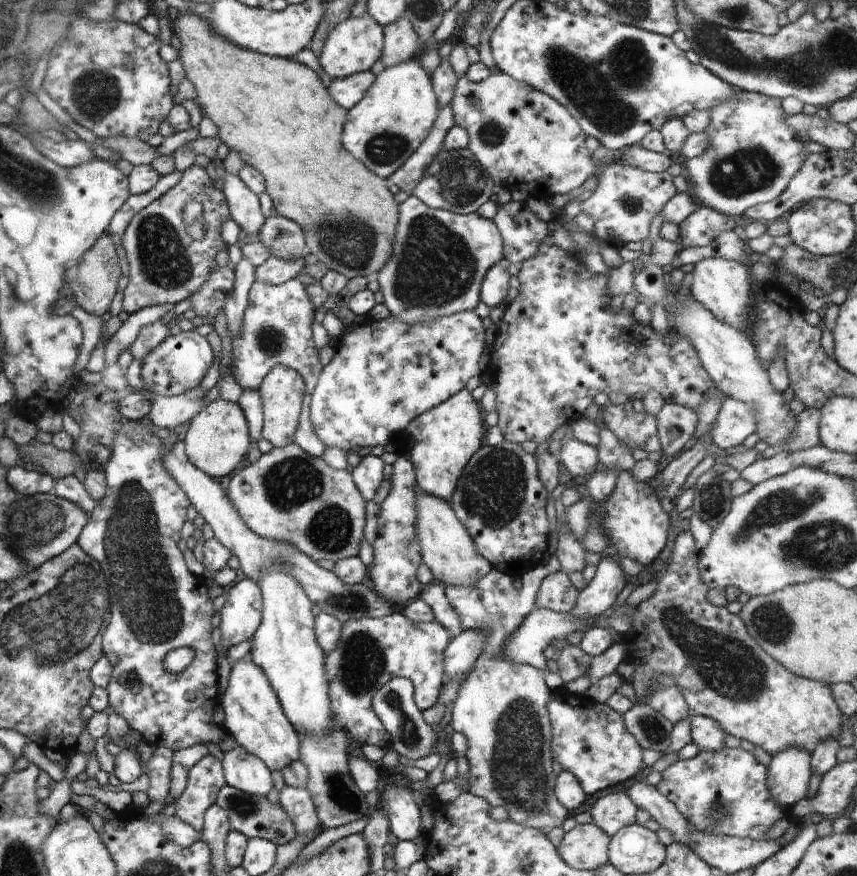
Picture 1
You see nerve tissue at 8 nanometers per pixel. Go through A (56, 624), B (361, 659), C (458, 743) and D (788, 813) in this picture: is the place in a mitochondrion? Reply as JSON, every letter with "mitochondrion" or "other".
{"A":"mitochondrion","B":"mitochondrion","C":"other","D":"other"}

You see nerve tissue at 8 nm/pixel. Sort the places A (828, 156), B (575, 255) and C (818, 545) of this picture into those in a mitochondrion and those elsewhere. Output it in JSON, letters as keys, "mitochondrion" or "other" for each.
{"A":"other","B":"other","C":"mitochondrion"}

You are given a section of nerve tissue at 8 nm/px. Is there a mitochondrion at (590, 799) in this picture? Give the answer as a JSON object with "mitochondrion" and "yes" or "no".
{"mitochondrion":"no"}

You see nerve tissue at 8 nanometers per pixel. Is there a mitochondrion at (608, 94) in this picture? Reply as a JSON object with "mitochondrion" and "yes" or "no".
{"mitochondrion":"yes"}

